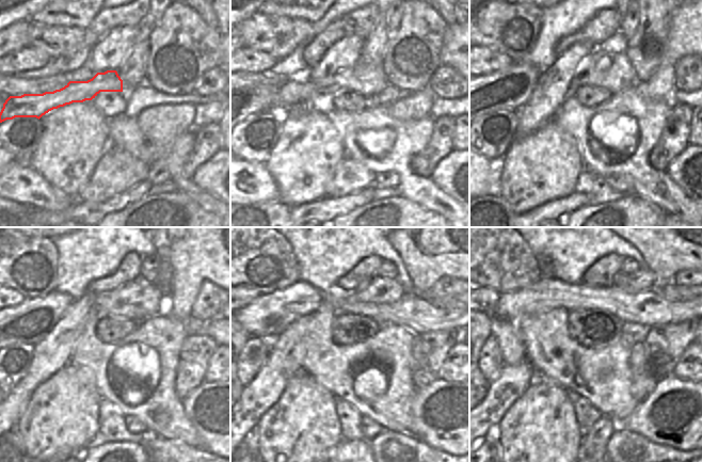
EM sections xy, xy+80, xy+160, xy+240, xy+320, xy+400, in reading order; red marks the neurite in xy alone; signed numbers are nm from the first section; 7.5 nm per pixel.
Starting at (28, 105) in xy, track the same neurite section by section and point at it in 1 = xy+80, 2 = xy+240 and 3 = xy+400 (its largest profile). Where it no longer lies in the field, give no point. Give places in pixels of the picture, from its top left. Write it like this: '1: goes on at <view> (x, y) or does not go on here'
1: goes on at xy+80 (367, 79)
2: goes on at xy+240 (138, 300)
3: goes on at xy+400 (642, 280)

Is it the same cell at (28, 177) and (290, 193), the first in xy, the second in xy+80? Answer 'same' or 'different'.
different

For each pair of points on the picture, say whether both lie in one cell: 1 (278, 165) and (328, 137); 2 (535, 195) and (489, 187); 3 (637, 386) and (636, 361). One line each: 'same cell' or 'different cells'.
1: same cell
2: different cells
3: same cell

